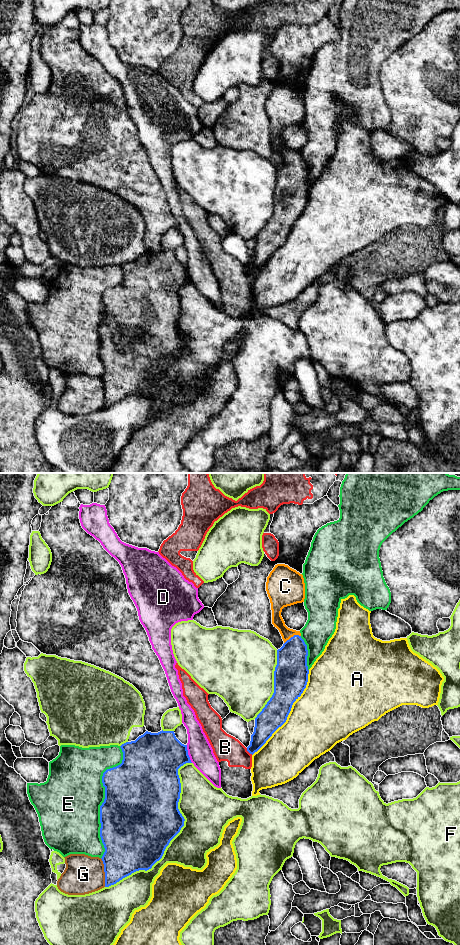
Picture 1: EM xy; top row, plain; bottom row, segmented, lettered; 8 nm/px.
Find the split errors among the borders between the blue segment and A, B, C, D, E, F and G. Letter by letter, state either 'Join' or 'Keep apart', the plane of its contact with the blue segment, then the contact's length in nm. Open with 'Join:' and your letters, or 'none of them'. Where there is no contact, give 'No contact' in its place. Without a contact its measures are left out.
Join: C
A: Keep apart. Touches blue in xy. Shared border 850 nm
B: Keep apart. Touches blue in xy. Shared border 80 nm
C: Join. Touches blue in xy. Shared border 150 nm
D: Keep apart. Touches blue in xy. Shared border 150 nm
E: Keep apart. Touches blue in xy. Shared border 900 nm
F: Keep apart. Touches blue in xy. Shared border 1200 nm
G: Keep apart. Touches blue in xy. Shared border 240 nm

